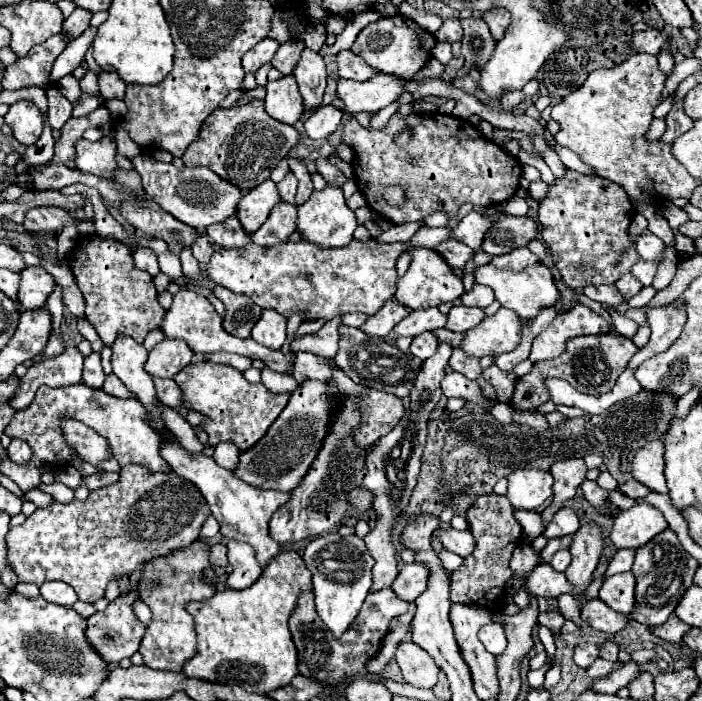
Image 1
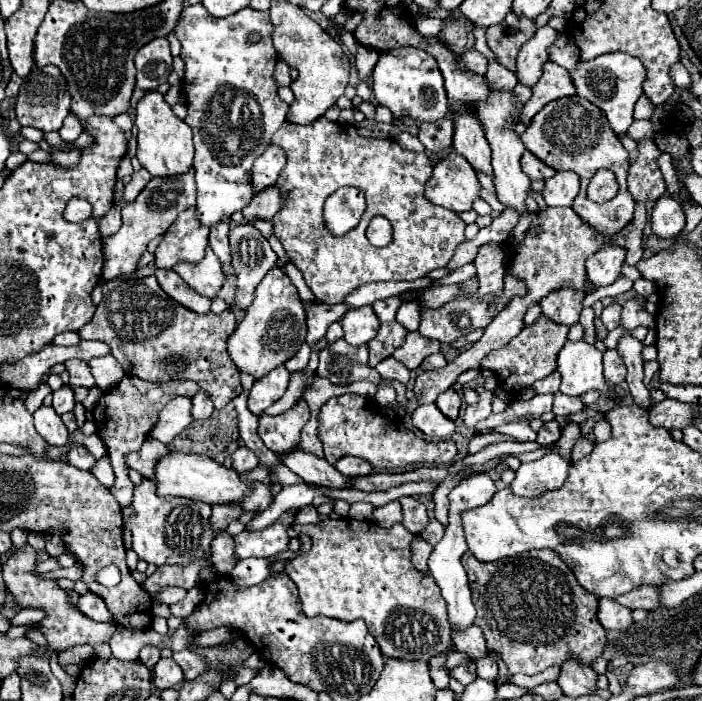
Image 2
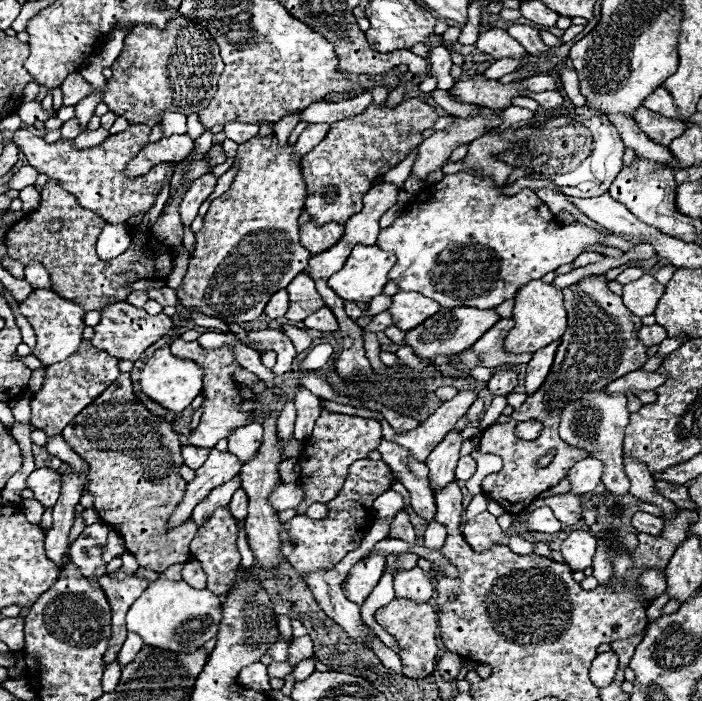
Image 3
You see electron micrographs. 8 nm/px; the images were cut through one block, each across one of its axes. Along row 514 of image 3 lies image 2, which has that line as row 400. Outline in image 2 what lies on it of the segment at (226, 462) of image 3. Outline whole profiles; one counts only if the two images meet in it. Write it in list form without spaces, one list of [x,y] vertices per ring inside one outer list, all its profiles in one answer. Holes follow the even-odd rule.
[[[178,396],[178,398],[170,400],[170,402],[158,412],[158,420],[156,420],[156,424],[152,426],[150,436],[168,446],[168,444],[192,422],[190,408],[192,408],[190,398]]]

